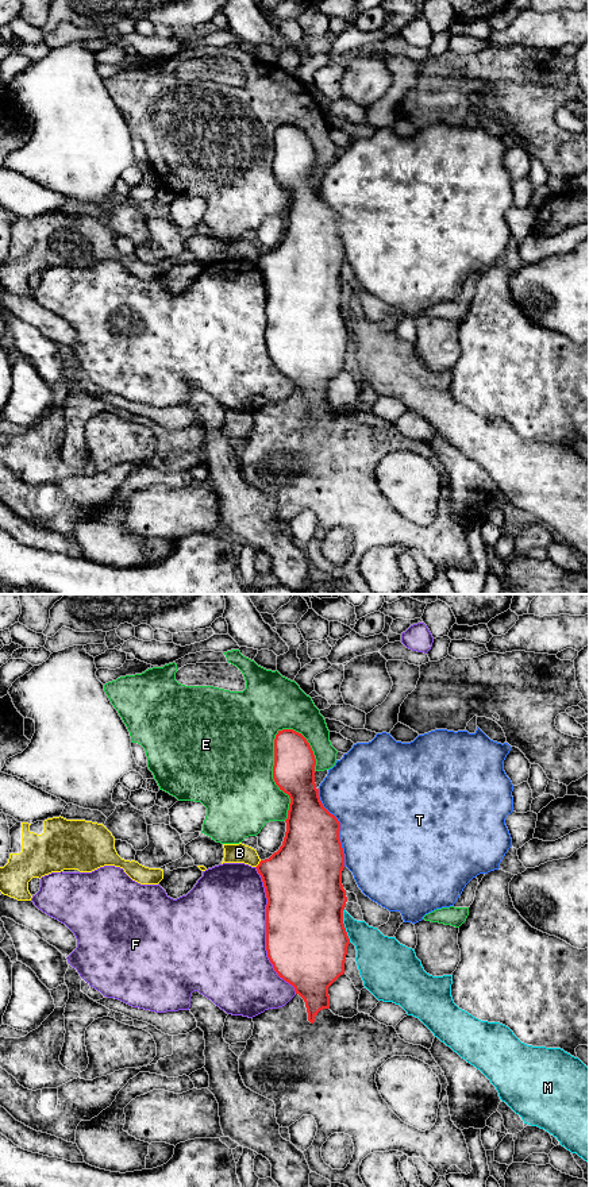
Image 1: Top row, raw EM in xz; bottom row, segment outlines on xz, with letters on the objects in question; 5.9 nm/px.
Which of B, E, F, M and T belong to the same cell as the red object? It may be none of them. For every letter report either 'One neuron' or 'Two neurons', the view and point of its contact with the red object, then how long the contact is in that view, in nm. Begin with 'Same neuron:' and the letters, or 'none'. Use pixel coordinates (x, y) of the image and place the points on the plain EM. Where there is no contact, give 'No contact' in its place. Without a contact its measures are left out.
Same neuron: none
B: Two neurons. Touches red at xz (258, 259). Shared border 60 nm
E: Two neurons. Touches red at xz (273, 165). Shared border 550 nm
F: Two neurons. Touches red at xz (266, 327). Shared border 800 nm
M: Two neurons. Touches red at xz (343, 320). Shared border 200 nm
T: Two neurons. Touches red at xz (339, 223). Shared border 500 nm

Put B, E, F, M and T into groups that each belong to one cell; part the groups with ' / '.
B / E / F / M / T

